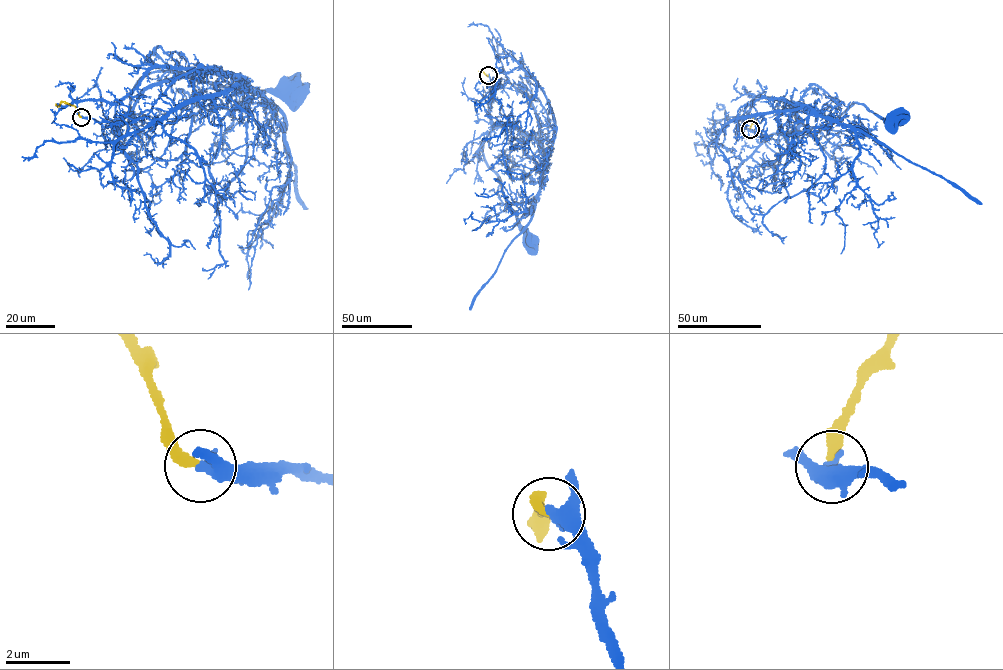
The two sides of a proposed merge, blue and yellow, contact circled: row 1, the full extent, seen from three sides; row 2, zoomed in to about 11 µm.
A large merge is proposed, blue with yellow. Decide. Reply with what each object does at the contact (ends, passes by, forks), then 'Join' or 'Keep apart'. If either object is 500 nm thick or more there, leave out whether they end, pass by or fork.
At the ring blue passes by. At the ring yellow ends. Join

